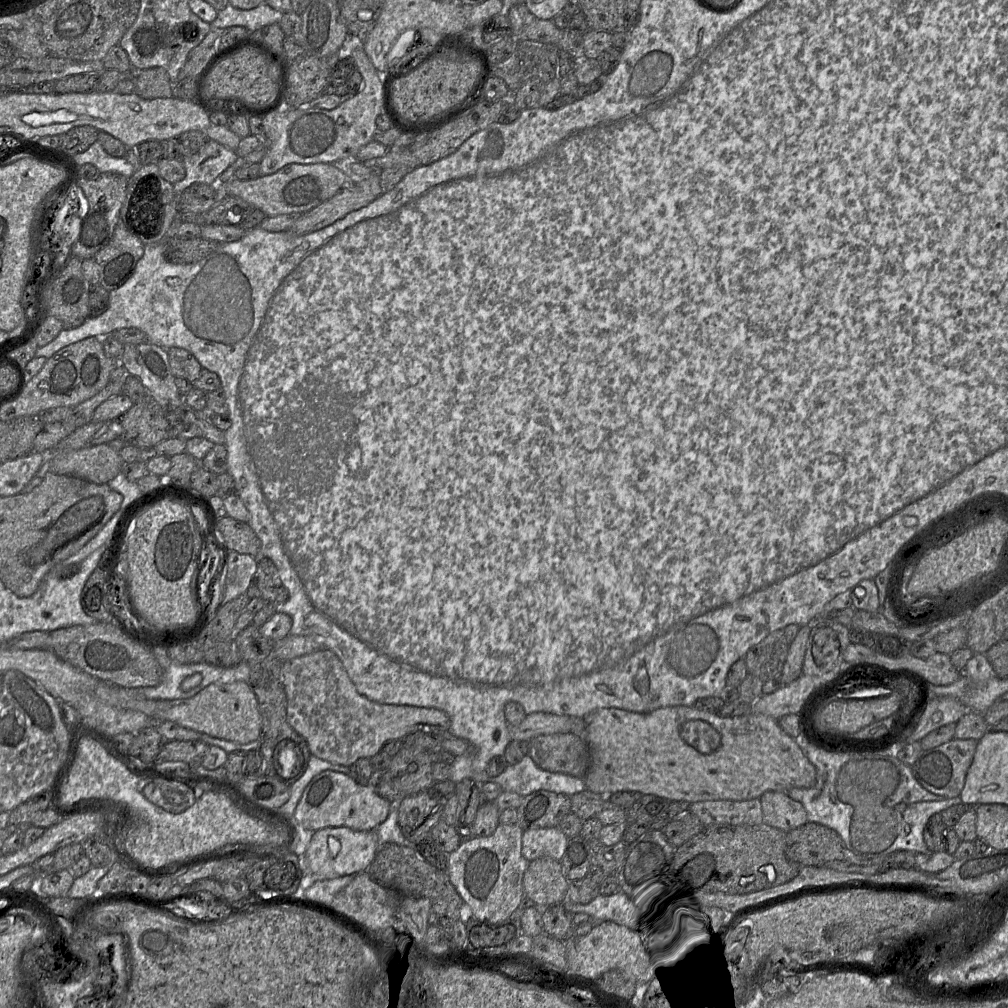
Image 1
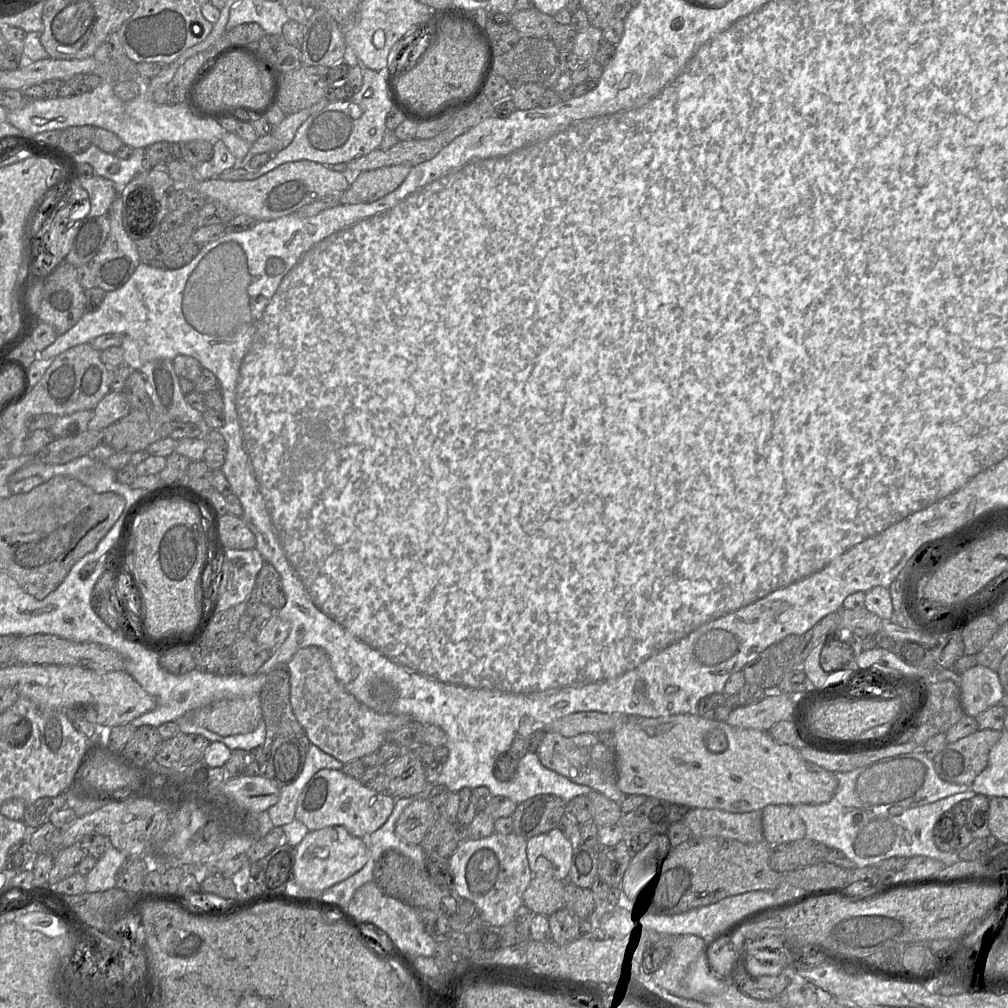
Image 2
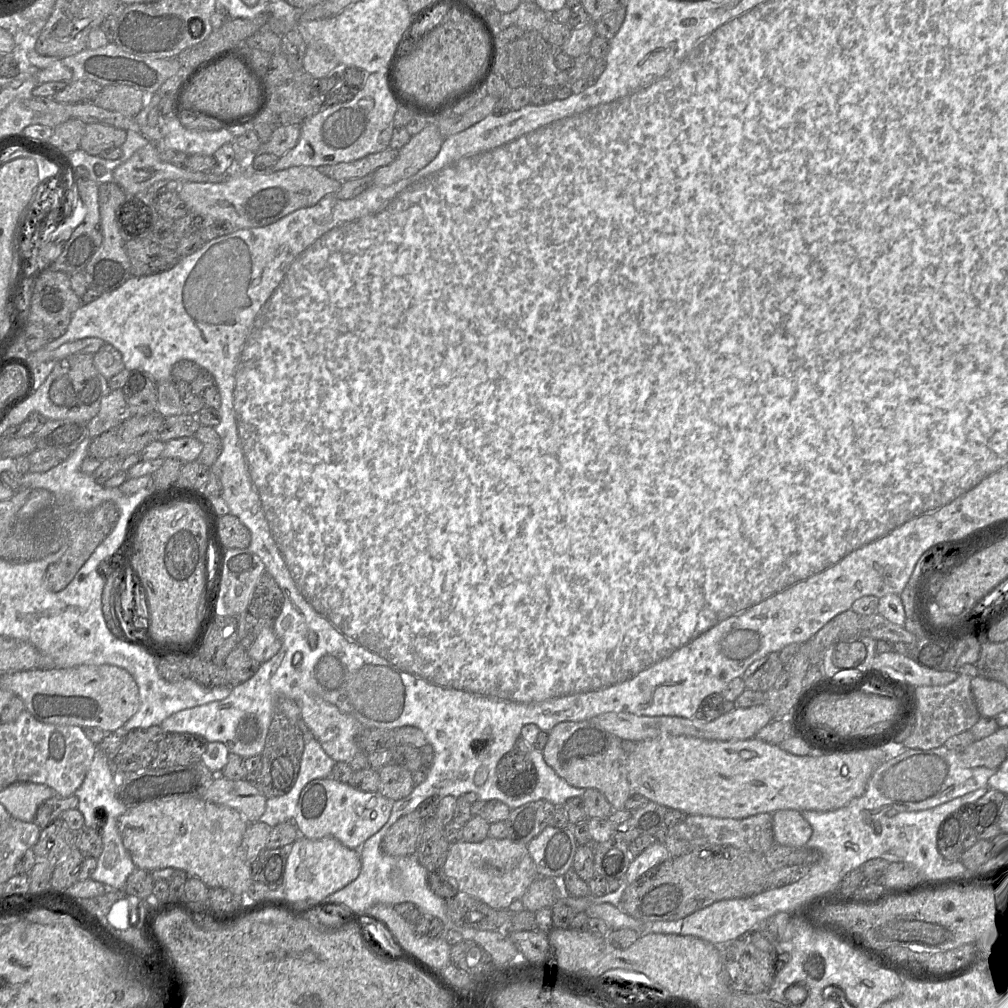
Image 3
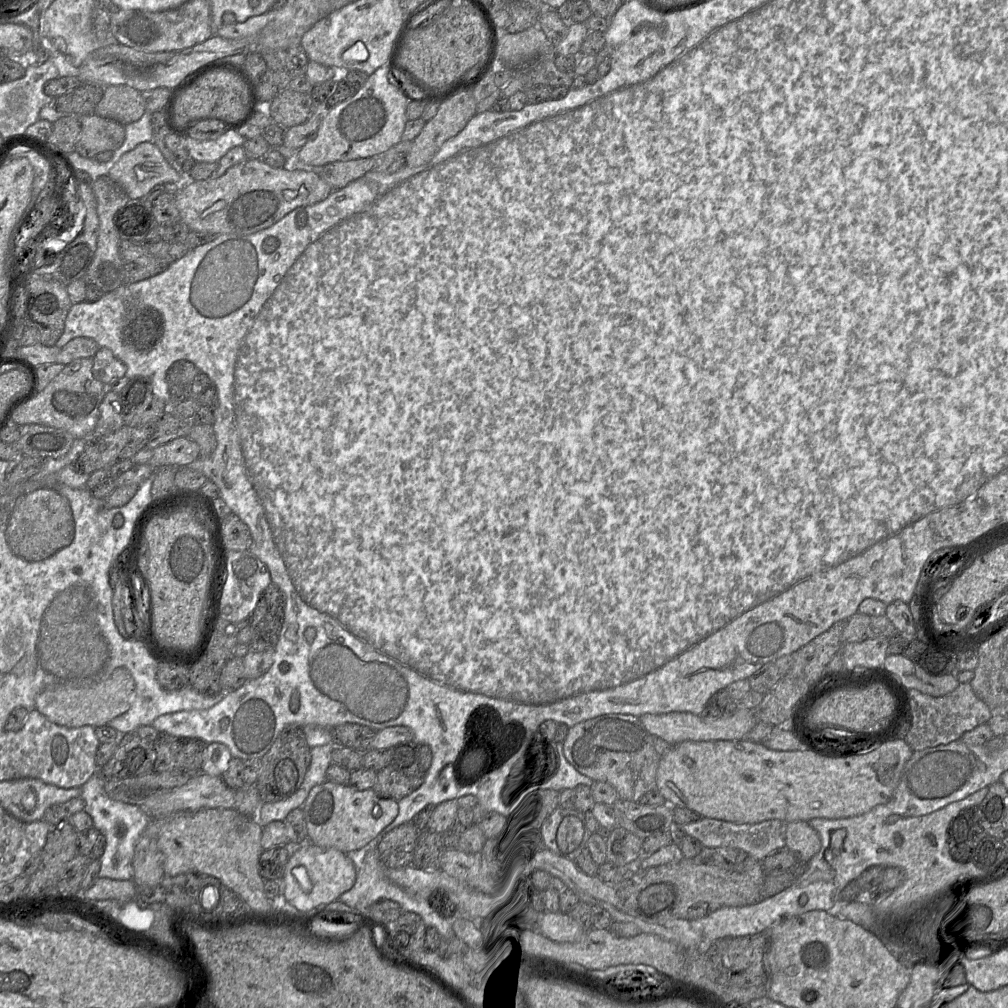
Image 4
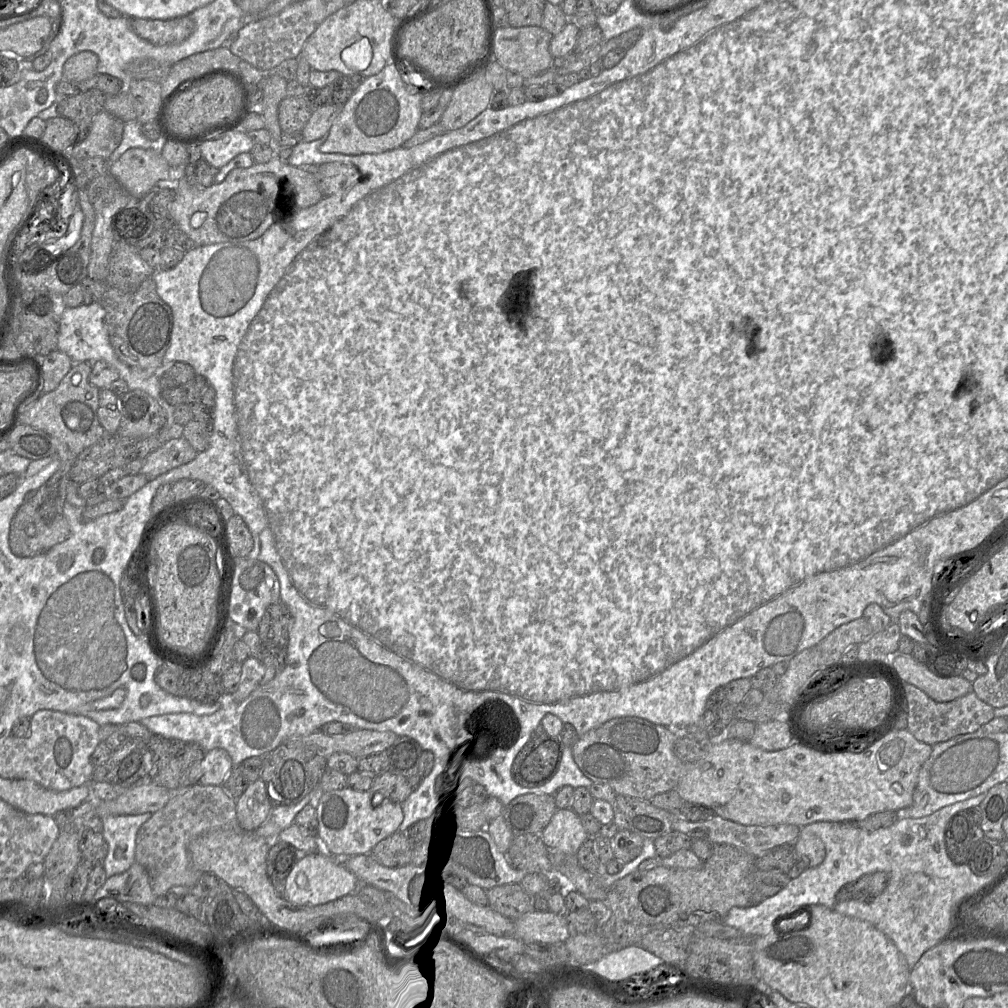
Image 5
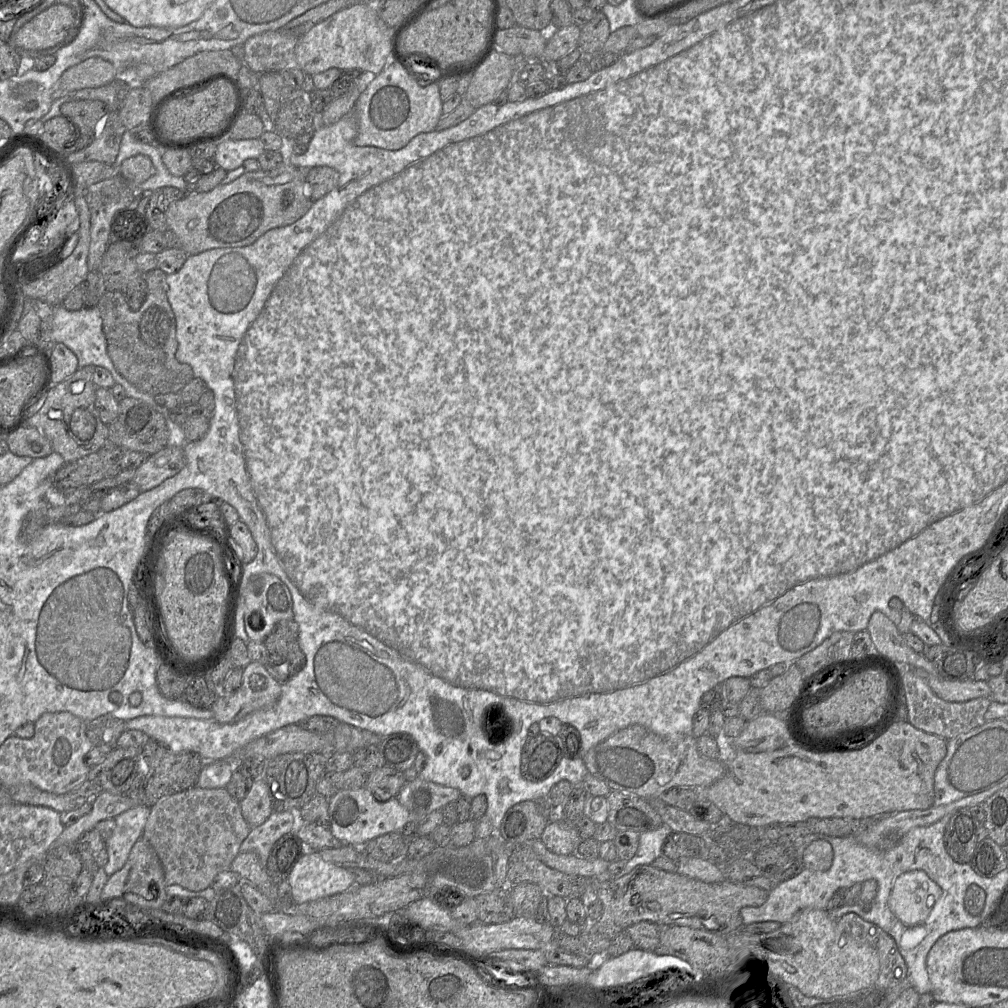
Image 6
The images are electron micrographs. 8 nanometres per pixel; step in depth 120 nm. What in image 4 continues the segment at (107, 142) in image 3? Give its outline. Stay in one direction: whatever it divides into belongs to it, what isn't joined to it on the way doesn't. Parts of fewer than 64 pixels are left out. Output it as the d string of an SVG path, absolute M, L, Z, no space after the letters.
M95 113L81 116L81 133L75 151L86 158L117 150L125 140L124 125Z

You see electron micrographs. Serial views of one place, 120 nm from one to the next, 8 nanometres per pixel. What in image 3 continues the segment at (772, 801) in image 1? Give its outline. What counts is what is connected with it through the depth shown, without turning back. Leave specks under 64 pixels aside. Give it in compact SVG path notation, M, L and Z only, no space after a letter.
M778 810L773 816L774 842L801 848L812 836L812 827L798 810Z

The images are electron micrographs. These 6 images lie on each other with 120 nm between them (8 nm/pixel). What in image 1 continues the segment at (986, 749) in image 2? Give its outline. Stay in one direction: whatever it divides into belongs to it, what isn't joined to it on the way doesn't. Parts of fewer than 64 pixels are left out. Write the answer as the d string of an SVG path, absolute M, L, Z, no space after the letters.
M955 739L933 749L923 751L912 765L913 775L918 783L931 793L943 798L958 797L964 787L968 769L973 761L978 740Z

